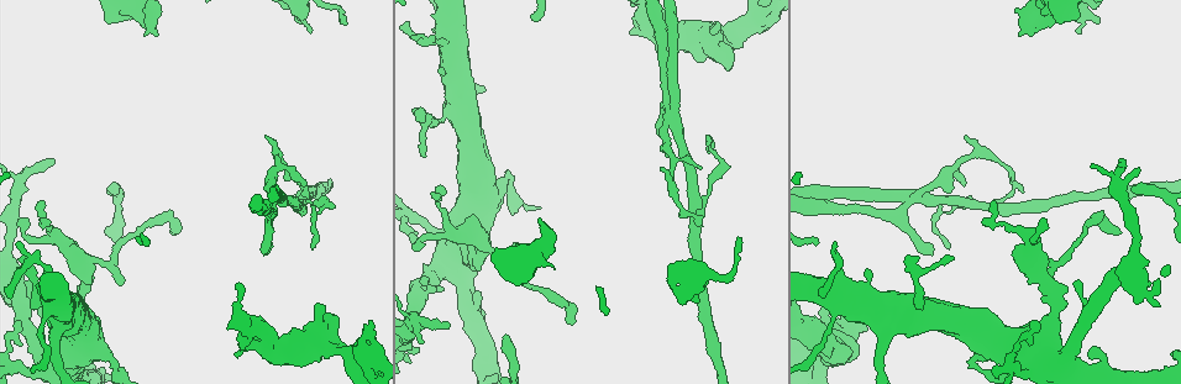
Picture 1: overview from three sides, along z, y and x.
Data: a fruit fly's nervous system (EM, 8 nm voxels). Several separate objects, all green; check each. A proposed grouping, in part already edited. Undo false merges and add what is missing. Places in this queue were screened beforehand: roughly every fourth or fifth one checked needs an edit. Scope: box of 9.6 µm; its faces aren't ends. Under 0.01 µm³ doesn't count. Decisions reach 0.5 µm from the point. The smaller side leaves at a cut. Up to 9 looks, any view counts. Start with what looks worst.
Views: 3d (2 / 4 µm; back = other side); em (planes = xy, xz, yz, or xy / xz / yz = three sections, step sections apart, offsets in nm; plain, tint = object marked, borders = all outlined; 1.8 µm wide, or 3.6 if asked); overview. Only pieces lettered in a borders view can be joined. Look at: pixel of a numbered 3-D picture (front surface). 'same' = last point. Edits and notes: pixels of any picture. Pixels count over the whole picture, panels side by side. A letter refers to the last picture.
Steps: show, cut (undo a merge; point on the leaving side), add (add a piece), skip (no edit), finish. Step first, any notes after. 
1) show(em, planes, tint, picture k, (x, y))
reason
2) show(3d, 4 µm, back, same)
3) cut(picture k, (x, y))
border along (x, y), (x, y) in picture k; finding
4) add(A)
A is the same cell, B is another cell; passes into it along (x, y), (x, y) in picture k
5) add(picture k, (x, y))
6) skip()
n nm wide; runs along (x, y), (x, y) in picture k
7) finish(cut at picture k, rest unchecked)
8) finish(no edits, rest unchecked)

show(em, xz, step 8, borders, picture 1, (143, 36))
branch stops here

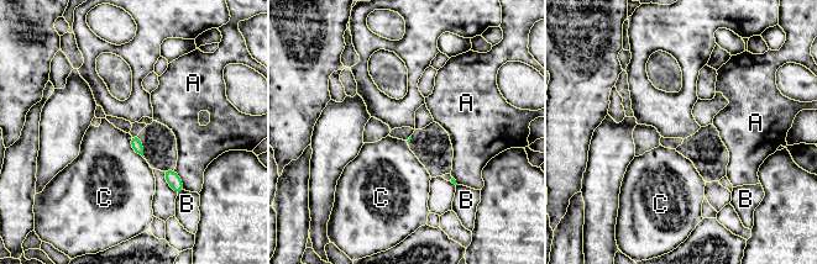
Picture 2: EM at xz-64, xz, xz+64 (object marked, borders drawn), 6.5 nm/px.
skip()
A, B and C are other cells; border along (130, 136), (130, 146), (143, 158) in picture 2; no lettered piece goes on from it

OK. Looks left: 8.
show(3d, 4 µm, picture 1, (914, 195))
arms part here

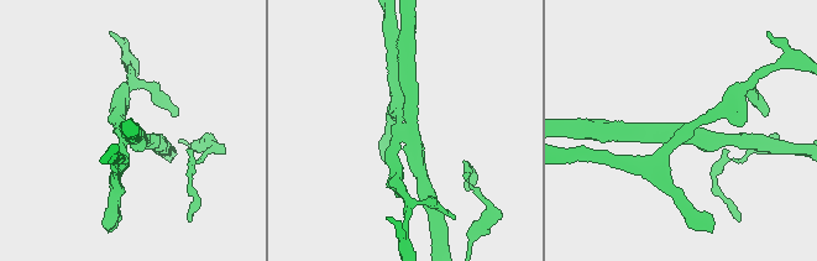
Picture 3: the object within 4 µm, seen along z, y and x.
show(em, planes, borders, picture 3, (411, 129))
3 arms; arms of 200, 200, 280 nm; now the EM

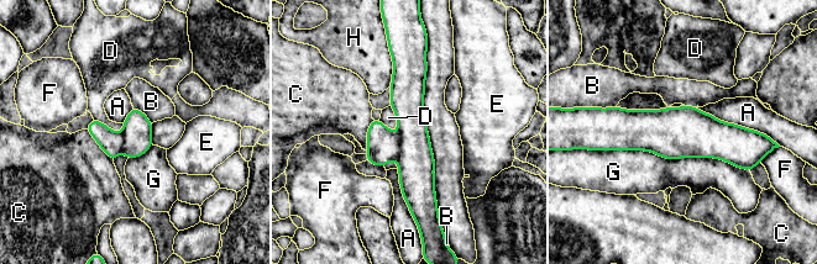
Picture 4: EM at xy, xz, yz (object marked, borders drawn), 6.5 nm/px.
cut(picture 4, (382, 144))
220 nm wide; A, B, C, D, E, F, G and H are other cells; border along (399, 133), (399, 153), (396, 157) in picture 4; a second neuron is stuck on

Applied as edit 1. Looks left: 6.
show(overview)

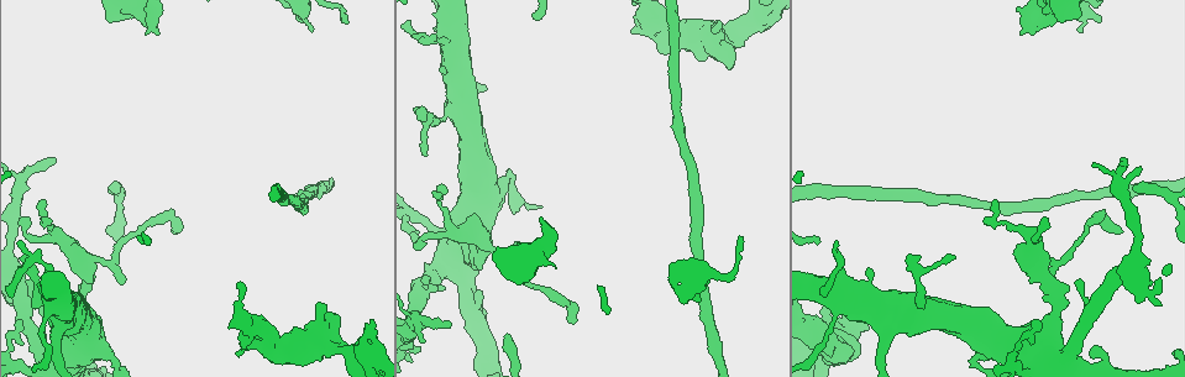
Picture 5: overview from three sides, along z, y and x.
show(3d, 4 µm, picture 5, (699, 301))
branch stops here

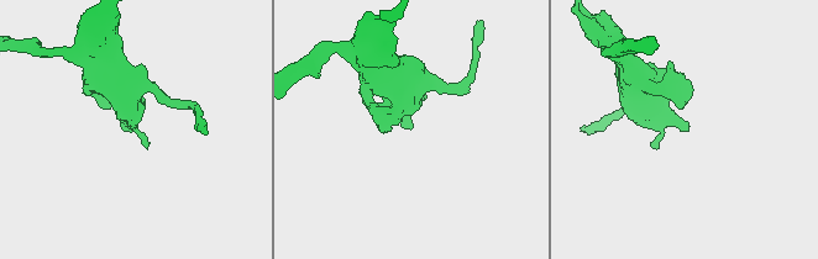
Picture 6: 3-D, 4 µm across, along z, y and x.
show(em, 3.6 µm, xz, step 16, borders, picture 6, (408, 125))

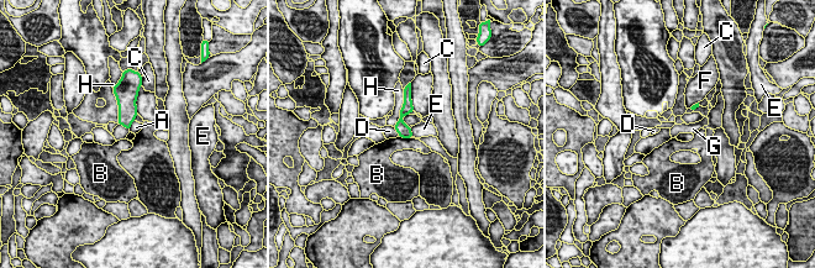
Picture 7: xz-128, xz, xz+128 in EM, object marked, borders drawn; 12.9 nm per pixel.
show(em, 3.6 µm, planes, borders, same)
another direction

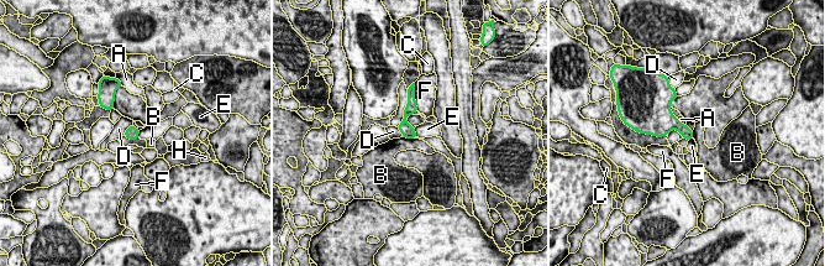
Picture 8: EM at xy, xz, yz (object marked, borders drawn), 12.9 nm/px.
skip()
A, B, C, D, E, F and H are other cells; no lettered piece goes on from it

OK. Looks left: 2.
show(em, planes, borders, picture 5, (345, 21))
an open end

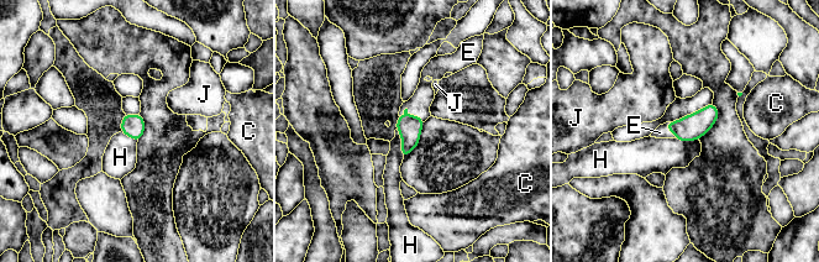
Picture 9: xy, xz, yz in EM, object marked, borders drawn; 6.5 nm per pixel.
add(E)
H touches over 200 nm; E is the same cell, C, H and J are other cells; passes into it along (409, 127), (410, 116), (419, 104) in picture 9; it goes on there

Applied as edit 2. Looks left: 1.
finish(cut at picture 4, add at picture 9, rest unchecked)

